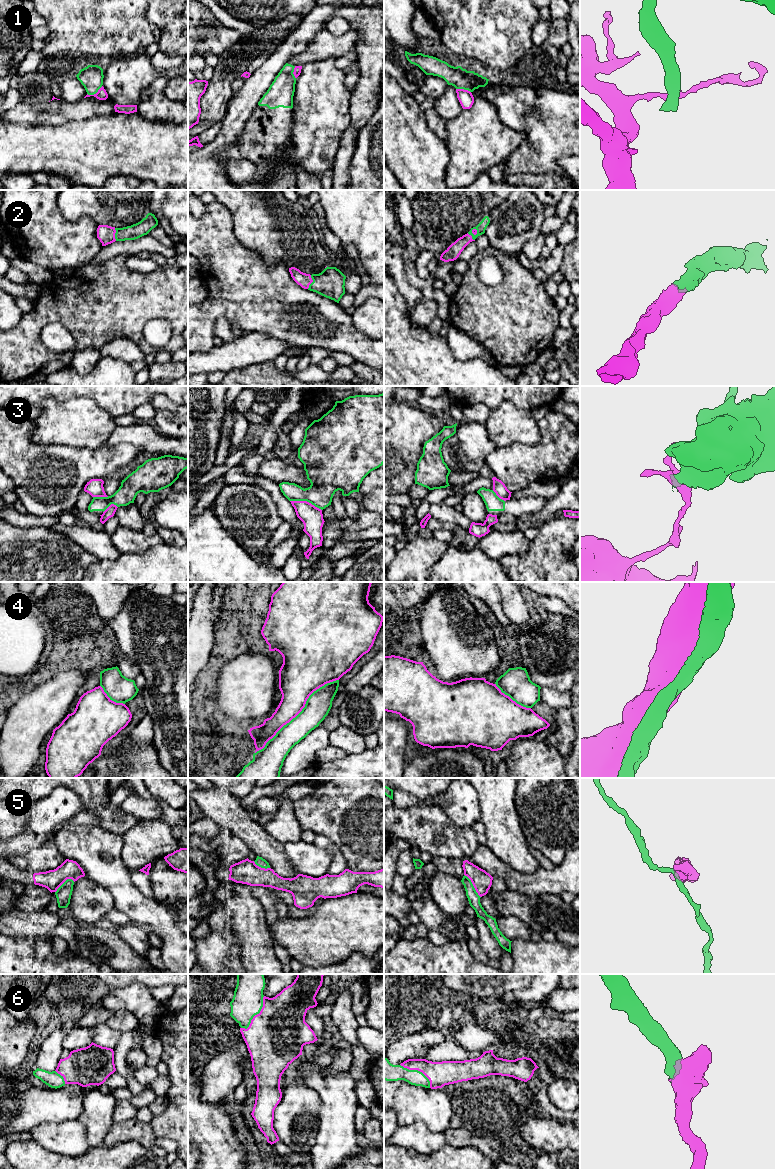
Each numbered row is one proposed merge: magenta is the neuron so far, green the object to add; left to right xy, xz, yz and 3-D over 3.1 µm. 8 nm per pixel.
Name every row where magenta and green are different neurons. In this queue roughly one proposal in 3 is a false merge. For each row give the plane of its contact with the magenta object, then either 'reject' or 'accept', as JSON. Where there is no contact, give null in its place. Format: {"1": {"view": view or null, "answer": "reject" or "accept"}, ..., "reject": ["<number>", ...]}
{"1": {"view": "xy", "answer": "reject"}, "2": {"view": "xz", "answer": "accept"}, "3": {"view": "xz", "answer": "reject"}, "4": {"view": "xz", "answer": "reject"}, "5": {"view": "yz", "answer": "reject"}, "6": {"view": "xz", "answer": "accept"}, "reject": ["1", "3", "4", "5"]}

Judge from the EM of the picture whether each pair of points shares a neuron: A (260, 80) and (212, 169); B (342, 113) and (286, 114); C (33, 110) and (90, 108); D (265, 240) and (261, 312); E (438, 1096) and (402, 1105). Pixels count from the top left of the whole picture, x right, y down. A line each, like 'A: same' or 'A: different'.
A: same
B: different
C: same
D: different
E: same

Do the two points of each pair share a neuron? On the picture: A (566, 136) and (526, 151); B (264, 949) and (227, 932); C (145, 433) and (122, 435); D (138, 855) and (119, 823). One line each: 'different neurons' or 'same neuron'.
A: same neuron
B: same neuron
C: same neuron
D: different neurons

